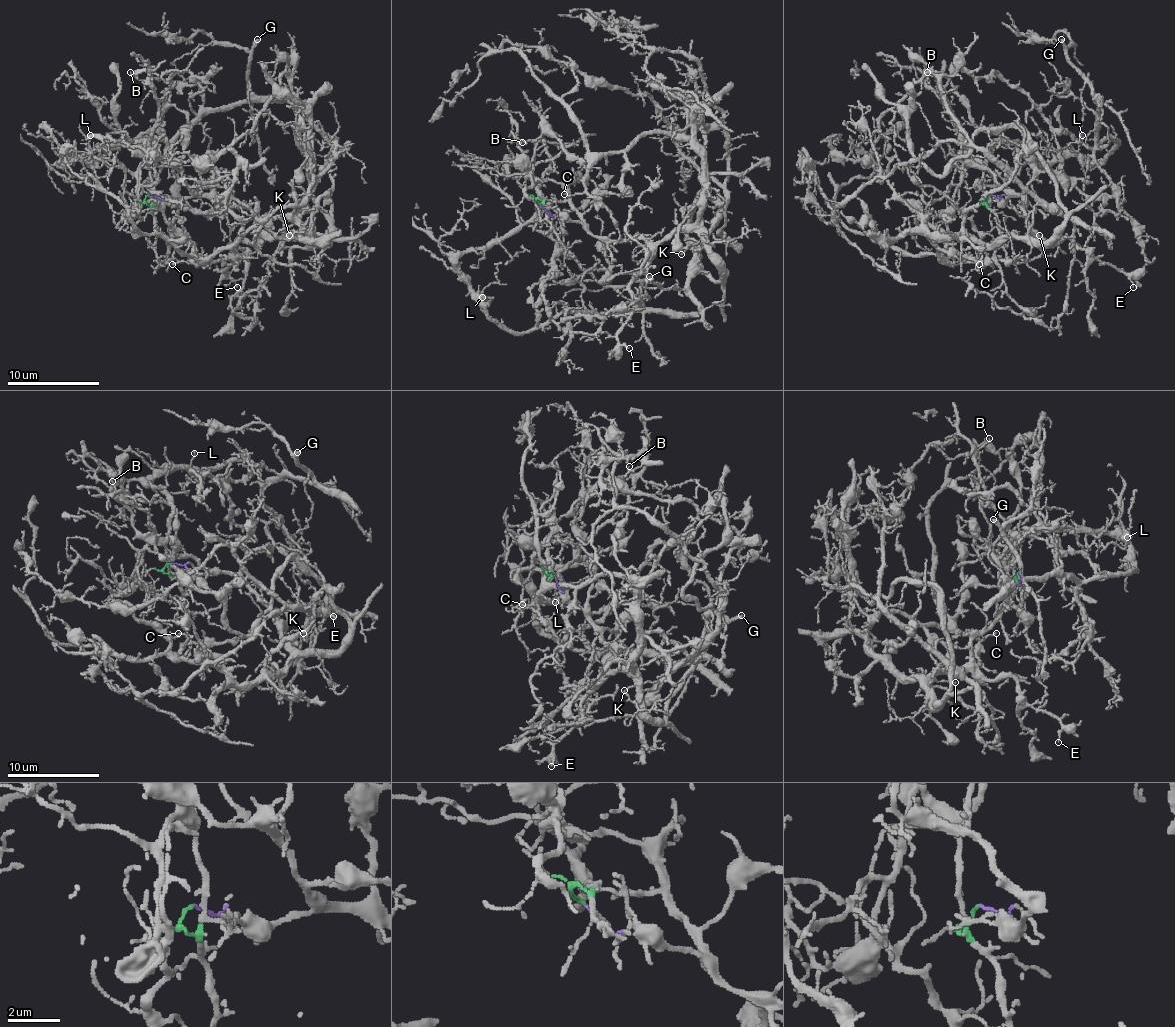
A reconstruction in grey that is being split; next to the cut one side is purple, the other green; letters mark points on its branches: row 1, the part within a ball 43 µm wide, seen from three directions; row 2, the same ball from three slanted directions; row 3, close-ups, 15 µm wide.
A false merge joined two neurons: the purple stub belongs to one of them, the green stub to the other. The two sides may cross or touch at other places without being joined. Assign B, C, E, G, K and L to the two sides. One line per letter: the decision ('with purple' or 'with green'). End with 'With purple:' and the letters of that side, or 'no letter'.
B: with green
C: with purple
E: with purple
G: with green
K: with purple
L: with green
With purple: C, E, K

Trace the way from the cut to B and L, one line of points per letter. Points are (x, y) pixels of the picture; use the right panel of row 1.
B: (990, 195), (985, 204), (983, 165), (971, 153), (950, 109), (927, 86), (927, 72)
L: (990, 195), (985, 204), (983, 160), (999, 142), (1022, 142), (1048, 155), (1066, 144), (1075, 151), (1082, 135)

